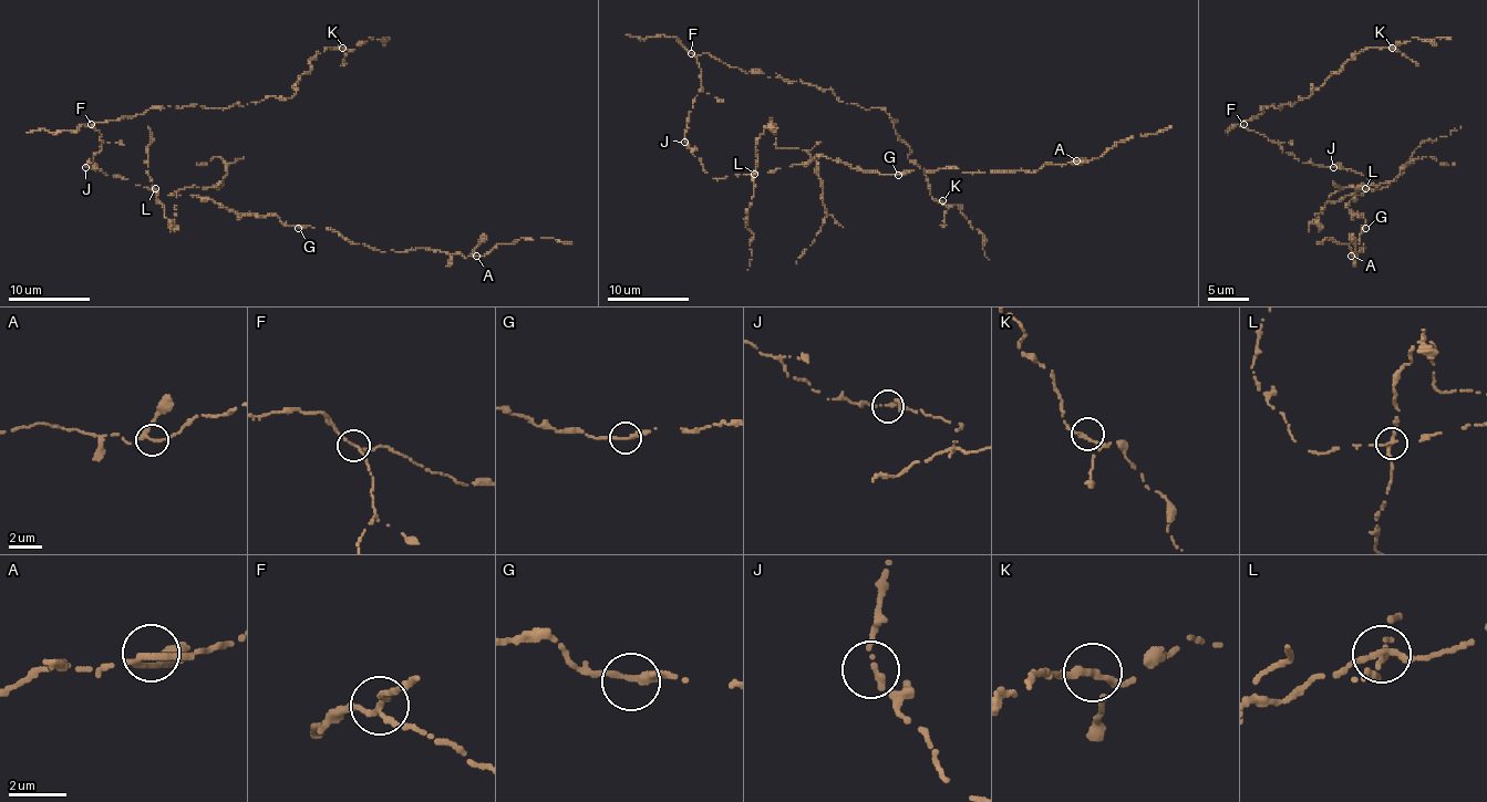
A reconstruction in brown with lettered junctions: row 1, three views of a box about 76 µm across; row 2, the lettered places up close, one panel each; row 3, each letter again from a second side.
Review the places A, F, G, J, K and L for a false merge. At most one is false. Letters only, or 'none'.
L

